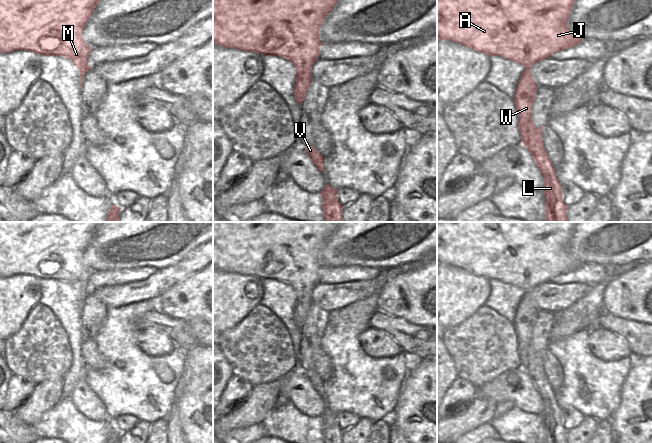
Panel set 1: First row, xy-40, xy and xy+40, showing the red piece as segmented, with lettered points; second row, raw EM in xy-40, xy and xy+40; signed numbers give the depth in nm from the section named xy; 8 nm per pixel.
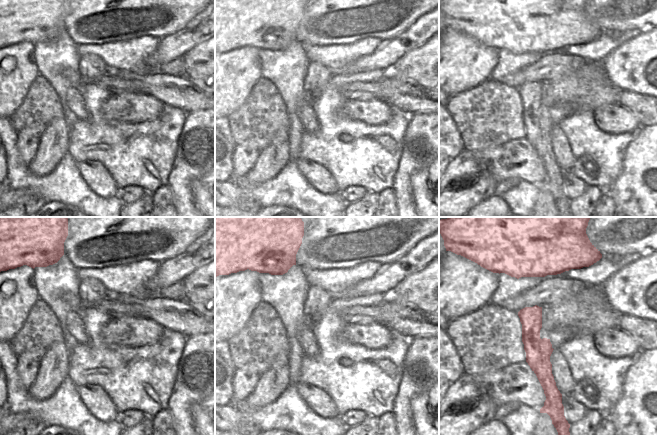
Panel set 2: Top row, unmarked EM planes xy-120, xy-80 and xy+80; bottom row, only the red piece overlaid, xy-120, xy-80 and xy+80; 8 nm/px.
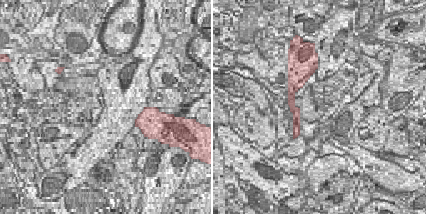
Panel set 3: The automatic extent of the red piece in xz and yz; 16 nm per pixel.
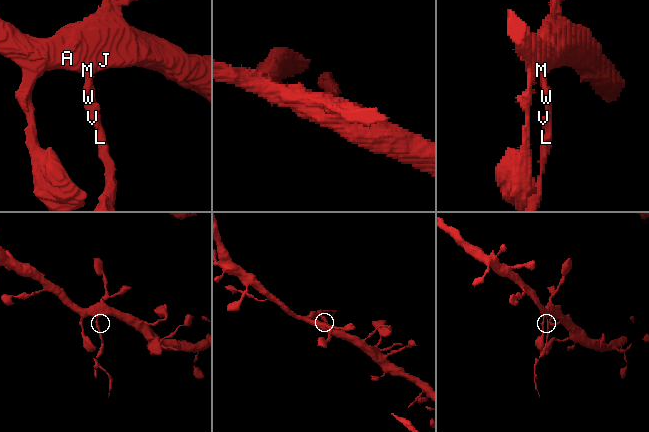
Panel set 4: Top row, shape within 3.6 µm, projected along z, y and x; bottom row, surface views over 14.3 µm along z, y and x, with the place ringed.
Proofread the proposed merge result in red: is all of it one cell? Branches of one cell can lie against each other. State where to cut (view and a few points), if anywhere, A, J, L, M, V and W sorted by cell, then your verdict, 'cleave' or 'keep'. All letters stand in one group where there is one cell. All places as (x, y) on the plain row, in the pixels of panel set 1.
cut in xy along (311, 289), (306, 289), (296, 296); A J M / L V W; cleave

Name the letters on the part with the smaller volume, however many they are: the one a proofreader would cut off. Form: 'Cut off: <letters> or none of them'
Cut off: L, V, W

